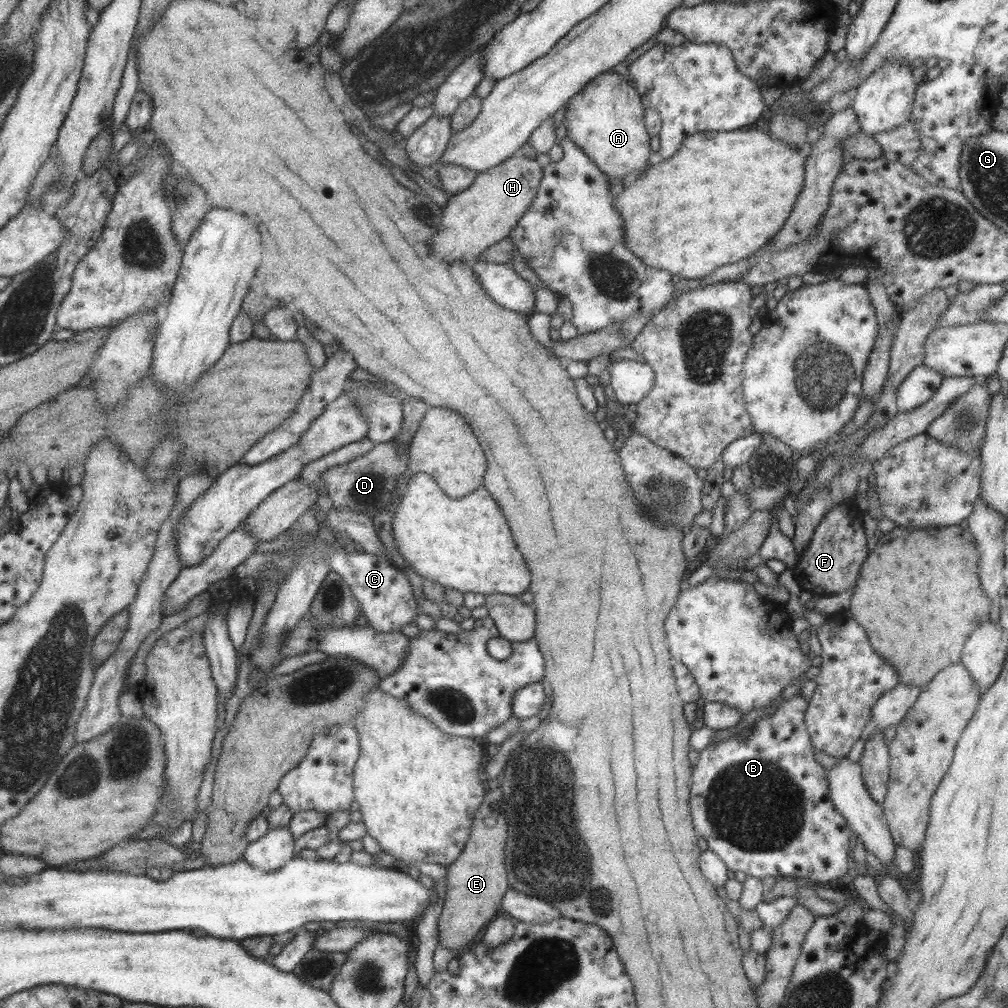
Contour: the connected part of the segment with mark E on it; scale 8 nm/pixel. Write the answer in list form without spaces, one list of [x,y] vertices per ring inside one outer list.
[[[499,787],[489,790],[474,814],[470,835],[459,856],[445,867],[446,895],[443,898],[441,914],[435,930],[438,944],[448,949],[464,950],[473,943],[473,937],[486,926],[493,916],[500,913],[501,897],[509,888],[503,865],[503,844],[505,844],[505,817],[497,811],[501,796]]]

